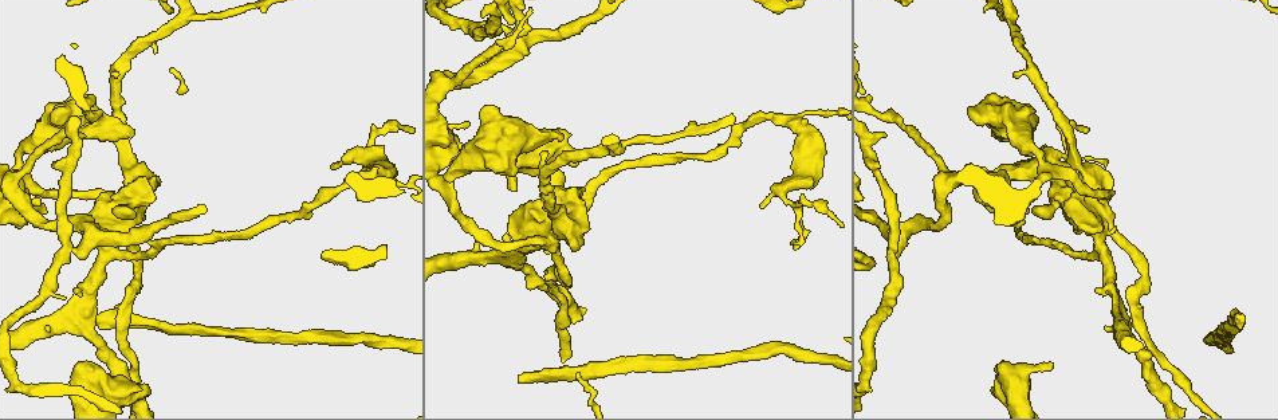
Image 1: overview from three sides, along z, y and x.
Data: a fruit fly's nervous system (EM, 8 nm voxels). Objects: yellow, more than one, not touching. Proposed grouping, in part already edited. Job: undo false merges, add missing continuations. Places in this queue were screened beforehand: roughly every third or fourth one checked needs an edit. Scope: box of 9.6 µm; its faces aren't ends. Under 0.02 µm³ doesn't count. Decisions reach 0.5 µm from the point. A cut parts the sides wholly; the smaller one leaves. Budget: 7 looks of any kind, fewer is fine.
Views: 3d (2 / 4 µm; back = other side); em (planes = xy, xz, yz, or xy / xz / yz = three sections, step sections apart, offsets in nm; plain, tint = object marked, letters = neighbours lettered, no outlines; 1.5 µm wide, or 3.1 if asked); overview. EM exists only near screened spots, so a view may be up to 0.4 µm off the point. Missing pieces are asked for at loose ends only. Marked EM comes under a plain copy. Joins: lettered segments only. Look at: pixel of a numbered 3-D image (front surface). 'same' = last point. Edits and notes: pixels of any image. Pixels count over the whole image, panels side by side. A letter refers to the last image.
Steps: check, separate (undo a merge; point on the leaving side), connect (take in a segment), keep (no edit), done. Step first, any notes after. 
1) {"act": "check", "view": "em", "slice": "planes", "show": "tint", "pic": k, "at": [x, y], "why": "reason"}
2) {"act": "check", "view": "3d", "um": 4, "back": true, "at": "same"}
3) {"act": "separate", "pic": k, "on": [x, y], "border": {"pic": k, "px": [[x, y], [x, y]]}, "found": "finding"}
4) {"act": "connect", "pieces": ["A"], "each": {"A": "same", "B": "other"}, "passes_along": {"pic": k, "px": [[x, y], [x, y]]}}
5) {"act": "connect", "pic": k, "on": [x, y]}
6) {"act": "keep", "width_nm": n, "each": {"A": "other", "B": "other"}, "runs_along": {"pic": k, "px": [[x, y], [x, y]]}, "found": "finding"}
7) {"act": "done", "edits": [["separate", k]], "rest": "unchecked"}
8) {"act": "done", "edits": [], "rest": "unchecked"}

{"act": "check", "view": "3d", "um": 4, "pic": 1, "at": [18, 223], "why": "an open end"}

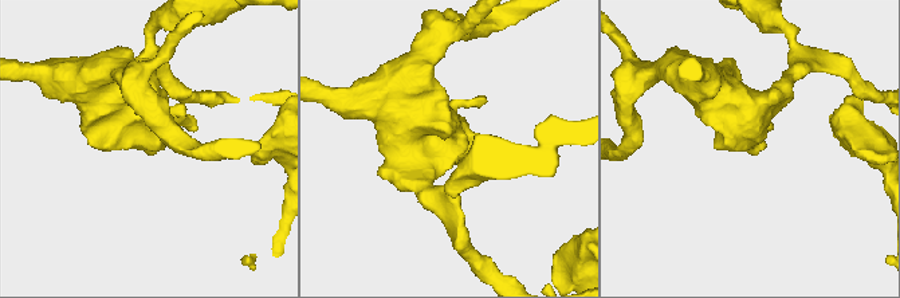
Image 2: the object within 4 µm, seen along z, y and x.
{"act": "check", "view": "em", "slice": "planes", "show": "tint", "pic": 2, "at": [155, 151], "why": "shape alone is not enough"}

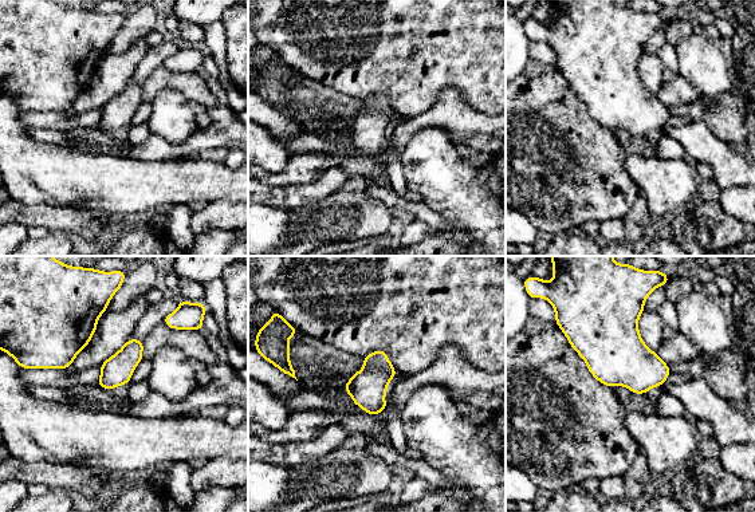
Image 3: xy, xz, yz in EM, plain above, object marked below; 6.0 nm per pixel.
{"act": "check", "view": "em", "slice": "planes", "show": "letters", "at": "same", "why": "see the neighbours"}

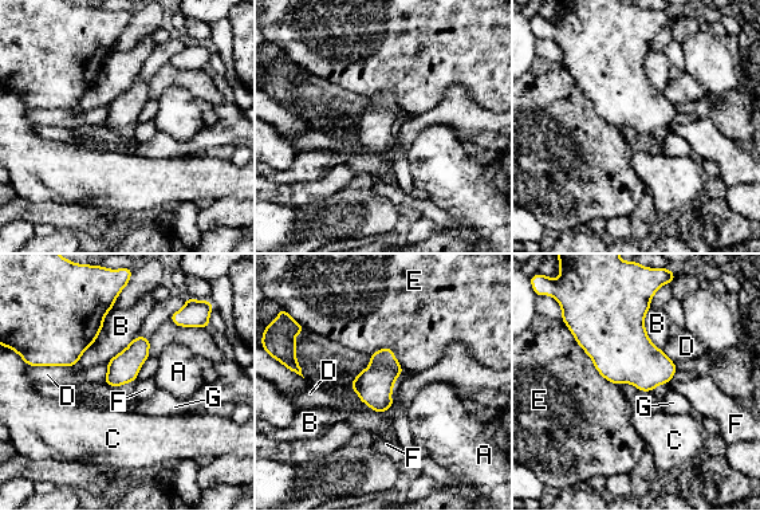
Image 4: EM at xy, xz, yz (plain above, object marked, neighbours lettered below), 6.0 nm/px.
{"act": "keep", "each": {"A": "other", "B": "other", "C": "other", "D": "other", "E": "other", "F": "other", "G": "other"}, "border": {"pic": 4, "px": [[394, 403], [382, 413]]}, "found": "no lettered segment goes on from it"}

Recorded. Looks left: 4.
{"act": "check", "view": "em", "slice": "planes", "show": "tint", "pic": 1, "at": [1245, 318], "why": "free end"}

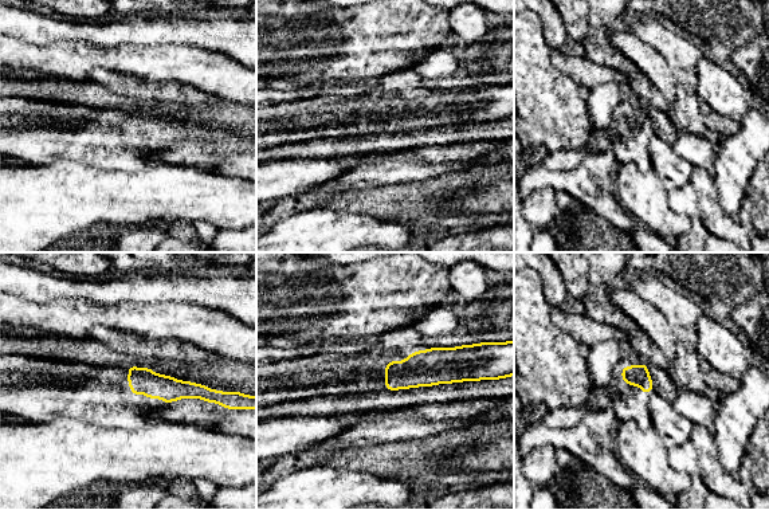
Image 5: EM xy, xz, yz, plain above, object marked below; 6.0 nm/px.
{"act": "check", "view": "em", "slice": "planes", "show": "letters", "at": "same"}

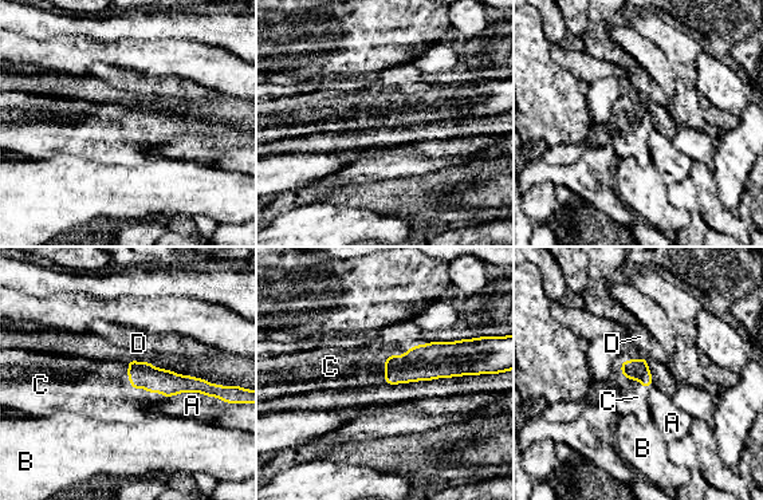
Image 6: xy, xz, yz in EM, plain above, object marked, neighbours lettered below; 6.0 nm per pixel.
{"act": "connect", "pieces": ["C"], "longest_contact_nm": ["C", 380], "each": {"A": "other", "B": "other", "C": "same", "D": "other"}, "found": "it goes on there"}

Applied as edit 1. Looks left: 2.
{"act": "check", "view": "overview"}

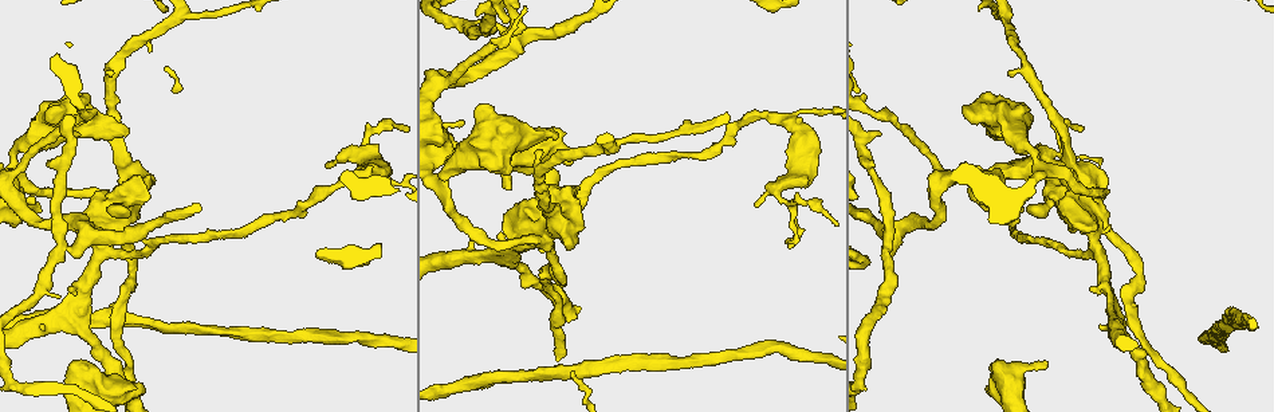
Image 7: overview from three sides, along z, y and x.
{"act": "check", "view": "em", "slice": "xy", "step": 4, "show": "letters", "pic": 7, "at": [510, 190], "why": "branch stops here"}

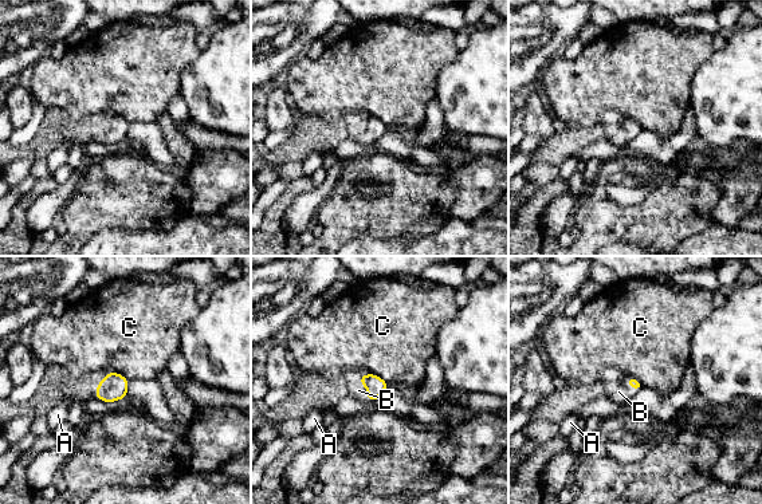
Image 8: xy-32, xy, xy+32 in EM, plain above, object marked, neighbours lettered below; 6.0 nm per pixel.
{"act": "connect", "pieces": ["B"], "each": {"A": "other", "B": "same", "C": "other"}, "passes_along": {"pic": 8, "px": [[374, 385], [365, 388], [358, 390]]}, "found": "the cell continues"}

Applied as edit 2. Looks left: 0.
{"act": "done", "edits": [["connect", 6], ["connect", 8]], "rest": "unchecked"}

